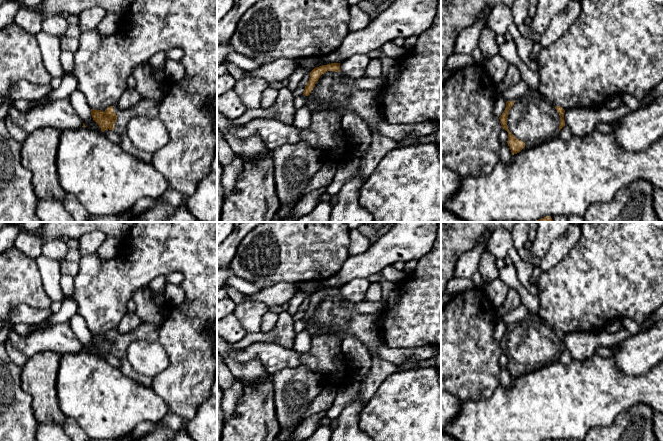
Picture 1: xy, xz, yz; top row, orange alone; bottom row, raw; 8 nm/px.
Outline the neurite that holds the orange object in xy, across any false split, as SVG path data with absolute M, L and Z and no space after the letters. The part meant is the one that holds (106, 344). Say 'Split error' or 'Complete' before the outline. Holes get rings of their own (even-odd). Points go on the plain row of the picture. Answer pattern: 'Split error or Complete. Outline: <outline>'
Split error. Outline: M142 322L134 330L121 333L117 328L108 331L104 336L91 333L93 344L99 349L101 355L112 354L119 359L126 358L128 346L136 340L157 341L159 339L159 327Z

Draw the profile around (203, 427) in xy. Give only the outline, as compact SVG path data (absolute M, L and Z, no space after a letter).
M217 397L208 398L183 428L194 441L217 441Z

